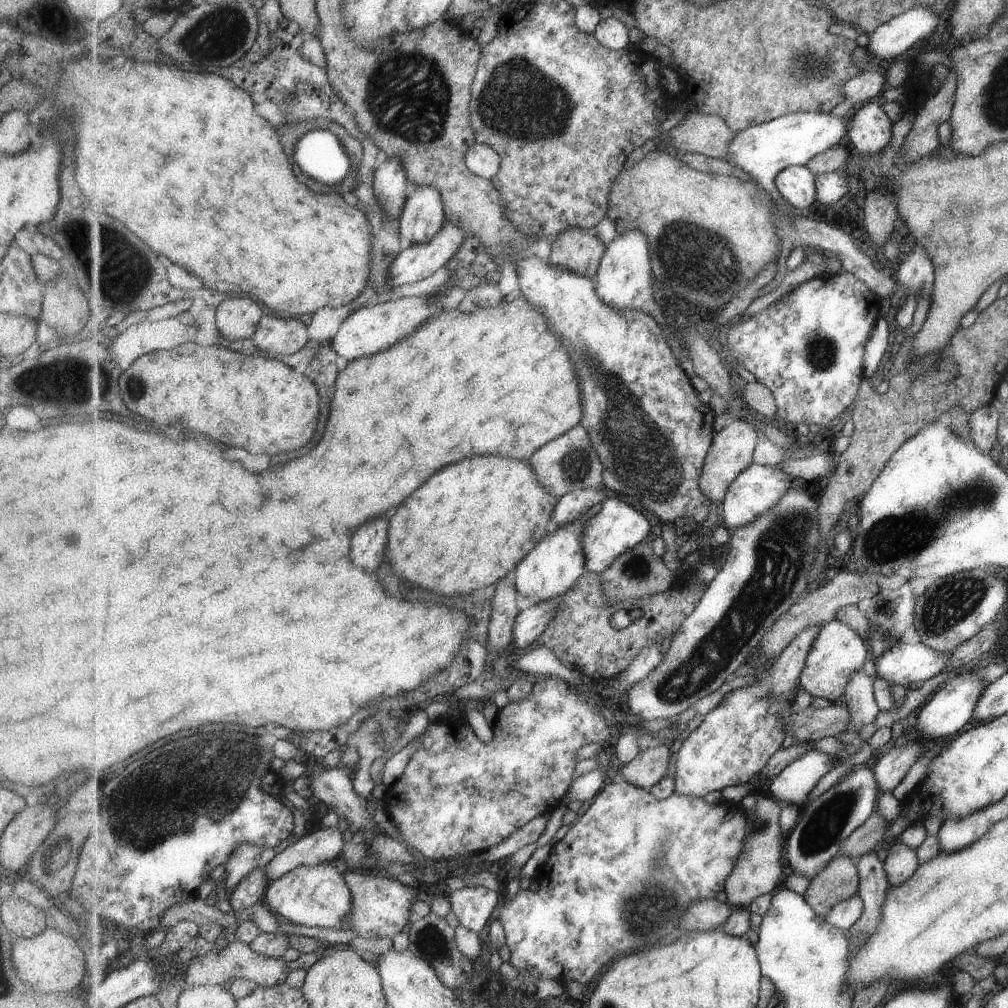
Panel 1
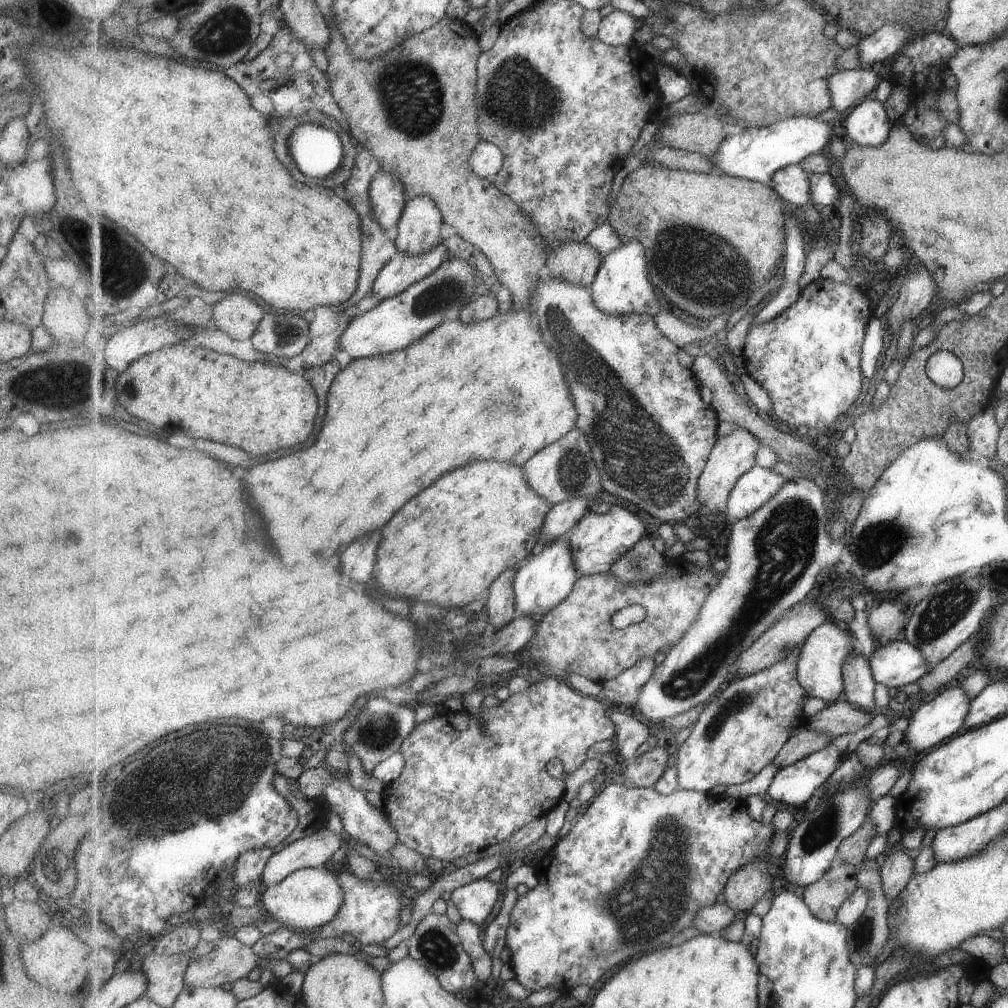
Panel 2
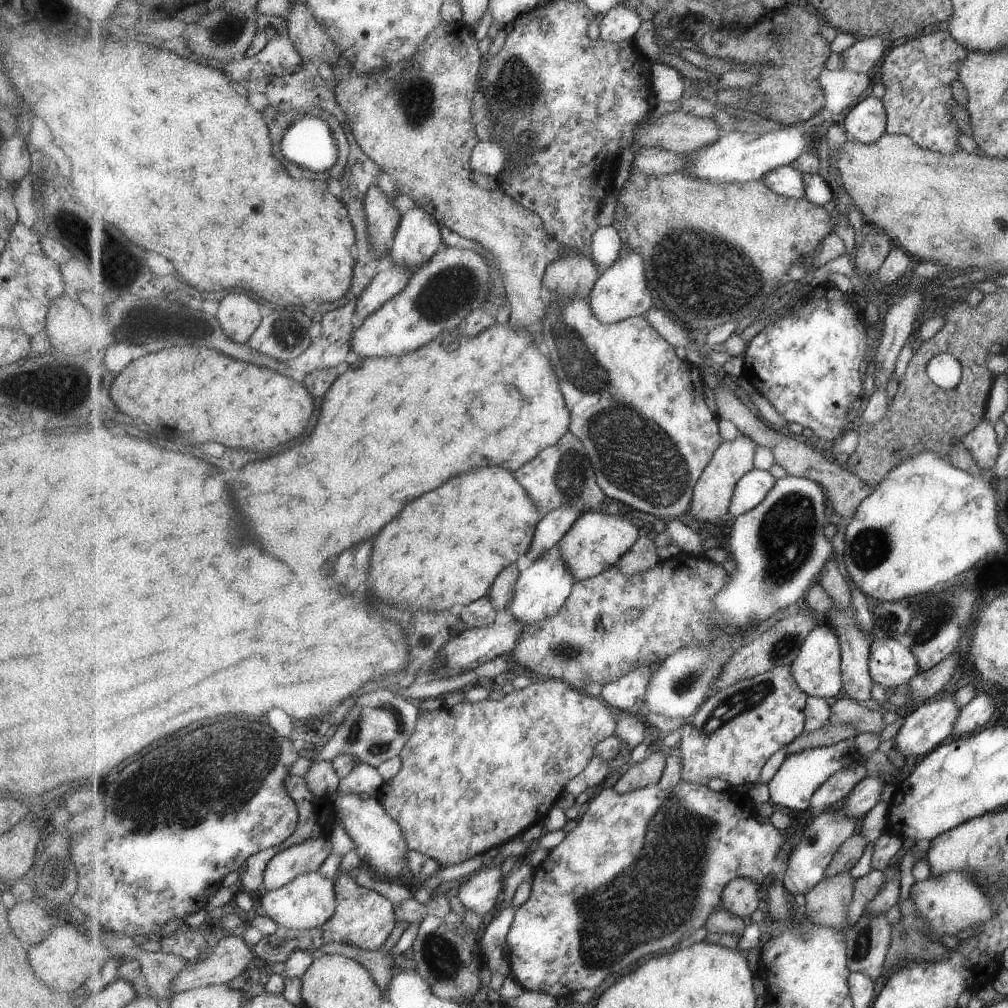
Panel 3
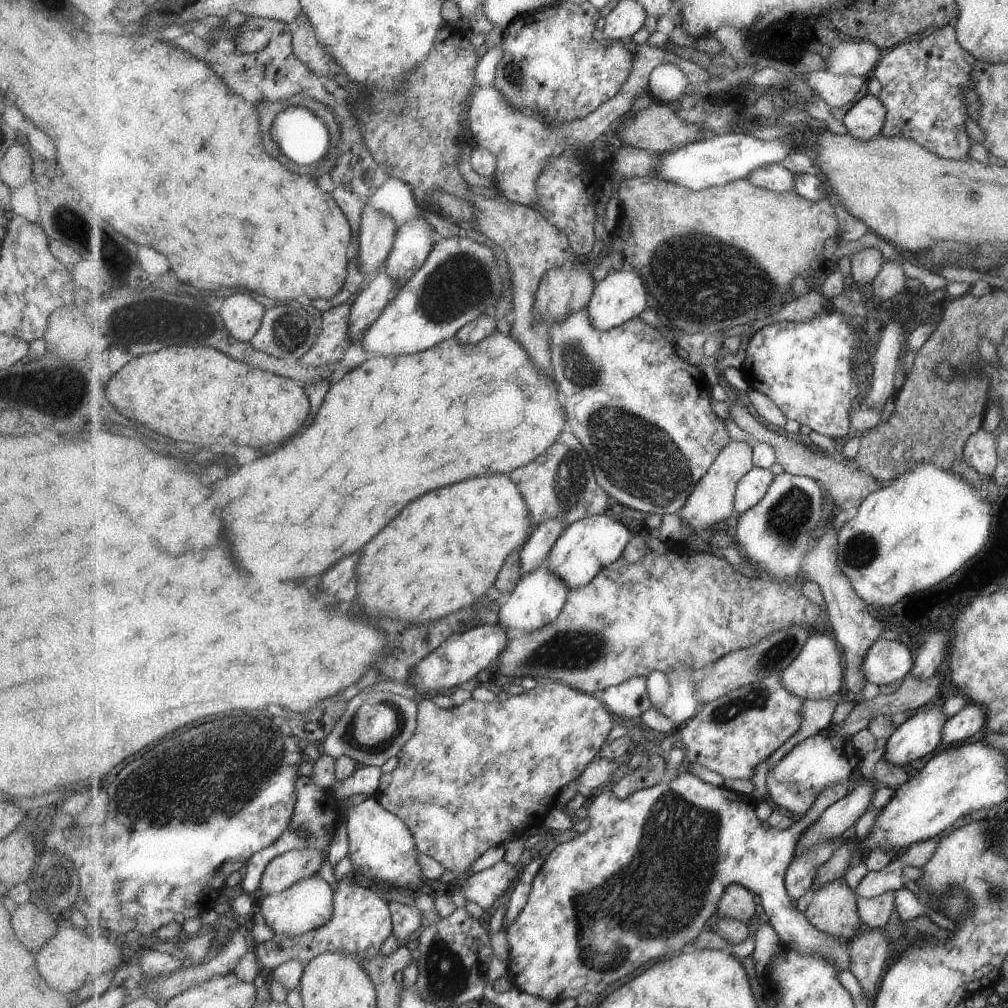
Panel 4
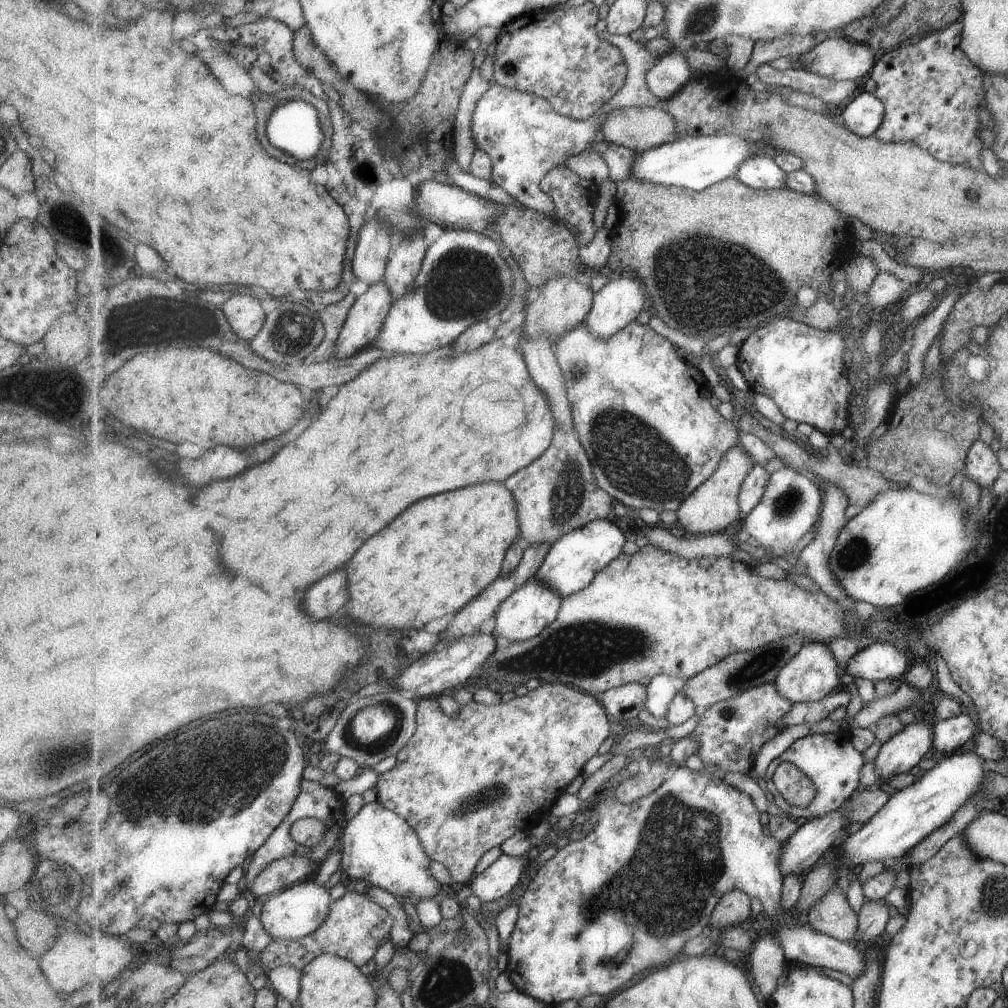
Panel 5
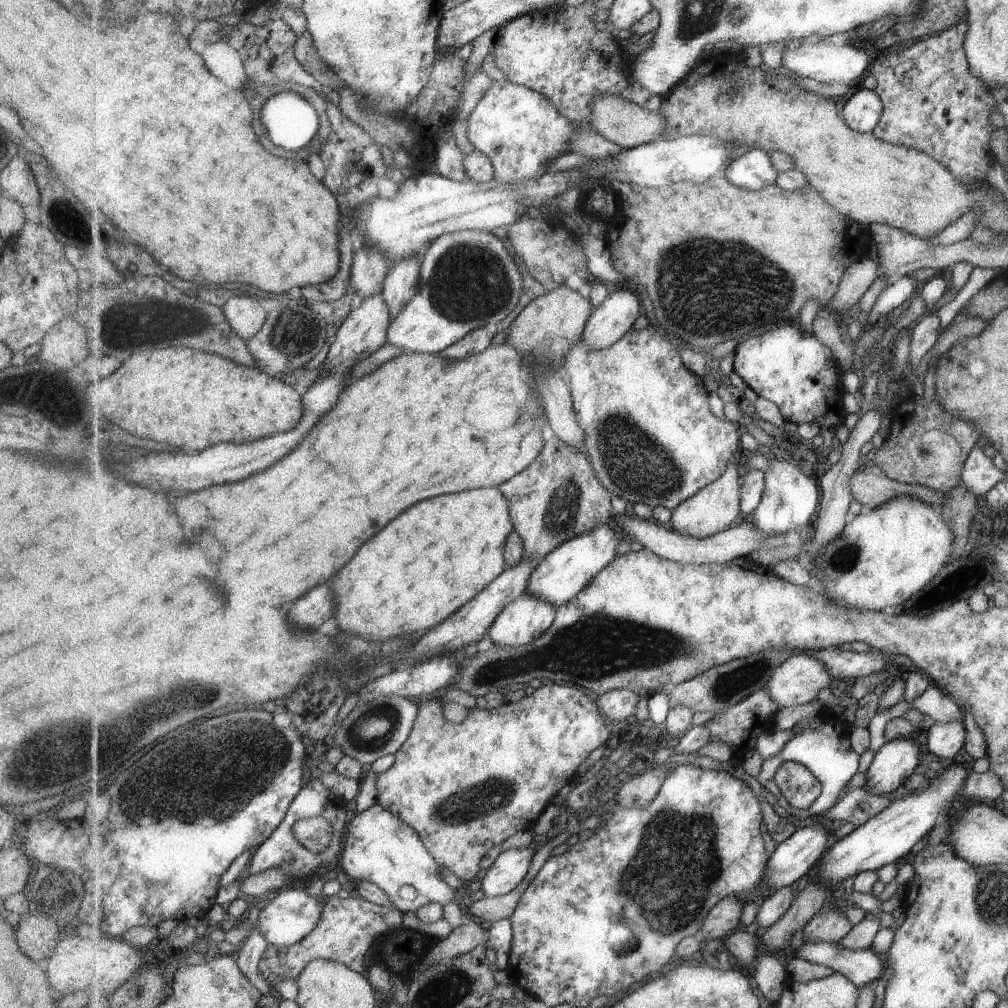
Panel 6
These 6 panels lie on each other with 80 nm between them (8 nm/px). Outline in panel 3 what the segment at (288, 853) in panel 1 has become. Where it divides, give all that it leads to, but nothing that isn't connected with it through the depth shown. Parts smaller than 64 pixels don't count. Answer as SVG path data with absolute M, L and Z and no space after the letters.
M321 833L277 854L264 873L263 891L276 890L295 880L303 872L318 872L319 867L333 854L333 842Z

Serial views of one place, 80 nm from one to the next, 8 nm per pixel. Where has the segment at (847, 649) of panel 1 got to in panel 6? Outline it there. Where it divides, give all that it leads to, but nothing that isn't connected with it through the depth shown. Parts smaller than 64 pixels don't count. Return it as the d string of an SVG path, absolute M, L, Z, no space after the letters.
M795 652L778 666L765 689L781 707L811 702L823 690L832 688L835 680L814 652Z

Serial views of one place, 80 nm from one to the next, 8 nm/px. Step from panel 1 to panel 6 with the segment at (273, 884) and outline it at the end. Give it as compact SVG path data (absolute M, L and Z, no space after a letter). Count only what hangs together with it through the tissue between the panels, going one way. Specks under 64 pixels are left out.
M284 889L261 910L258 927L271 945L288 947L302 941L312 930L315 930L322 917L323 909L324 905L321 907L317 898L311 896L306 889Z

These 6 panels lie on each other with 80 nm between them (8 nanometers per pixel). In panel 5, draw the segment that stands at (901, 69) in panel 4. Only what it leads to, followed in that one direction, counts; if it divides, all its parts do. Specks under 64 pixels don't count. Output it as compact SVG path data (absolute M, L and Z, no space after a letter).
M957 20L944 29L929 33L916 44L898 46L880 54L870 75L877 82L875 93L886 104L886 113L874 135L885 142L915 144L941 162L981 171L979 153L985 146L978 135L982 125L977 115L979 109L986 106L986 89L982 83L985 79L981 70L962 51L961 32L962 21Z

